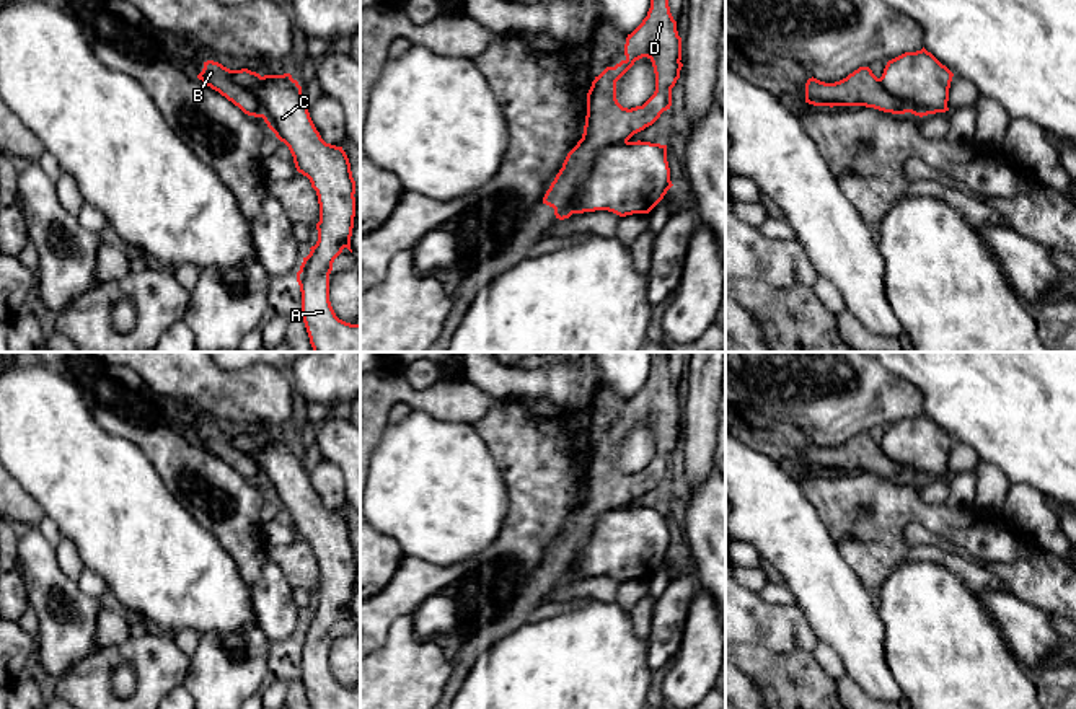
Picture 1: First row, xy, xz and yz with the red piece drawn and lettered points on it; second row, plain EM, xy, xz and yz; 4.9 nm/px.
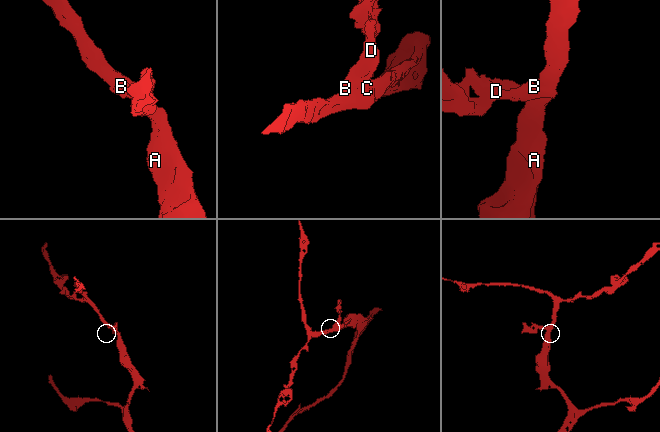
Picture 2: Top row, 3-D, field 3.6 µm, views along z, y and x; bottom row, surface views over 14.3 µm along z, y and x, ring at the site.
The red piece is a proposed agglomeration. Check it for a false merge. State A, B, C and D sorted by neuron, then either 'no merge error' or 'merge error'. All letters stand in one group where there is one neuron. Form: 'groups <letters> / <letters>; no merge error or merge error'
groups A C / B D; merge error

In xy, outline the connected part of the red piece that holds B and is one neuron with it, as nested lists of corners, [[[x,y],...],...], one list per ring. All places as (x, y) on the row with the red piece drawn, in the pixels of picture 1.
[[[207,60],[197,78],[238,106],[245,114],[261,117],[259,99],[253,91],[233,81],[230,68],[218,62]]]

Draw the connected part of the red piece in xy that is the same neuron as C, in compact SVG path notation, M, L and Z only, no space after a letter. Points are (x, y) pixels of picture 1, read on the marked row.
M241 68L232 70L232 78L259 99L261 117L289 147L297 171L310 179L318 196L318 241L297 272L302 318L313 352L360 352L360 324L339 319L329 302L333 262L344 248L352 253L355 181L349 158L342 147L321 139L302 98L302 86L290 73L261 77Z

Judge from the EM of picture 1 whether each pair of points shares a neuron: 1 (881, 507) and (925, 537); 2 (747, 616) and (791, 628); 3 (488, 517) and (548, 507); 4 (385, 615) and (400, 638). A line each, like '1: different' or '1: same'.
1: different
2: same
3: different
4: different

